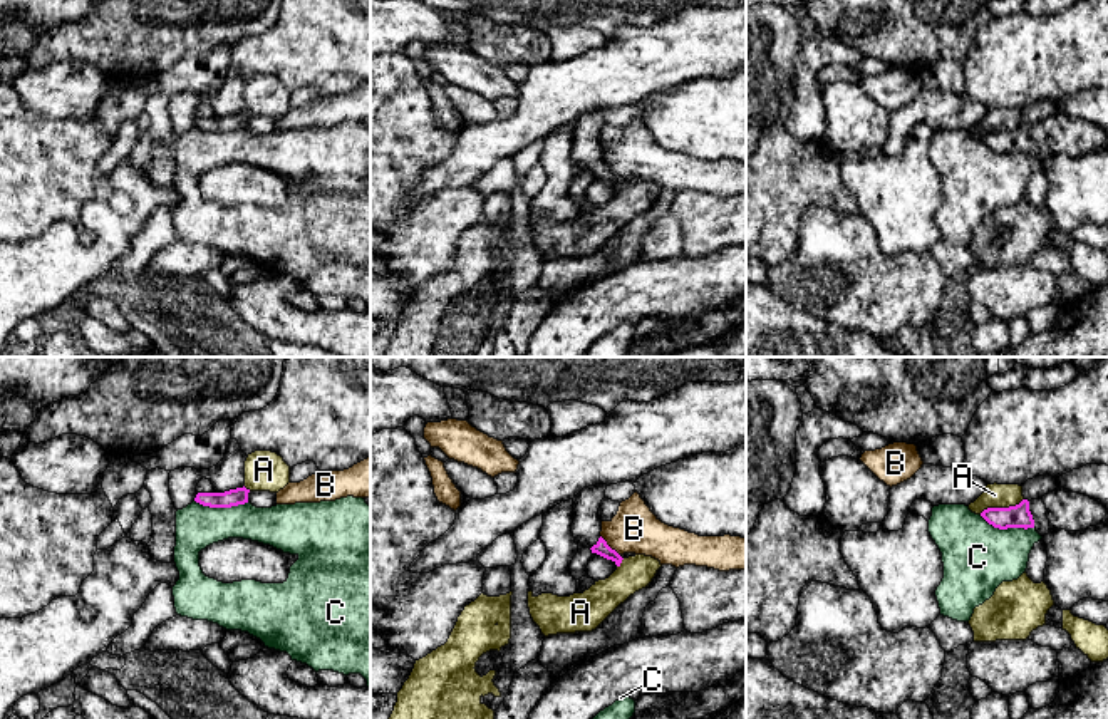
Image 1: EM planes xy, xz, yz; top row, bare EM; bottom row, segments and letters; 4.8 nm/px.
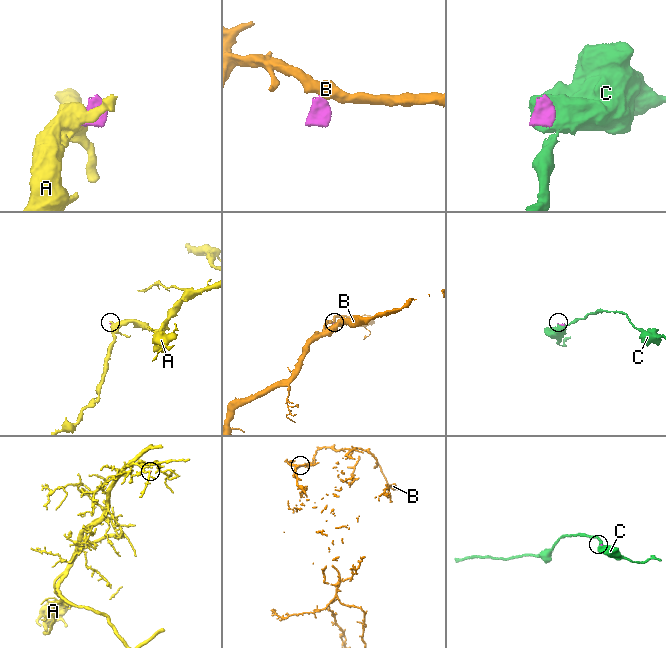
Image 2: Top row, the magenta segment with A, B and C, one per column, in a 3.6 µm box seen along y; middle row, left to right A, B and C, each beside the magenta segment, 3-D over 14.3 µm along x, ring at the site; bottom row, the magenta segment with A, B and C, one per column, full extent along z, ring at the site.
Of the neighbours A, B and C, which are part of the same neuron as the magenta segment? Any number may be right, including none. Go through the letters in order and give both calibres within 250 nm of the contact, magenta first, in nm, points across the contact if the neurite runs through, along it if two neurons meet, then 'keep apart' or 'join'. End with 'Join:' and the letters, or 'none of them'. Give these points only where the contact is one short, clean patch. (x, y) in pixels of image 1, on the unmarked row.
A: 110/110 nm | keep apart
B: 70/220 nm | along xz (600, 160), (619, 180) | keep apart
C: 110/320 nm | keep apart
Join: none of them

